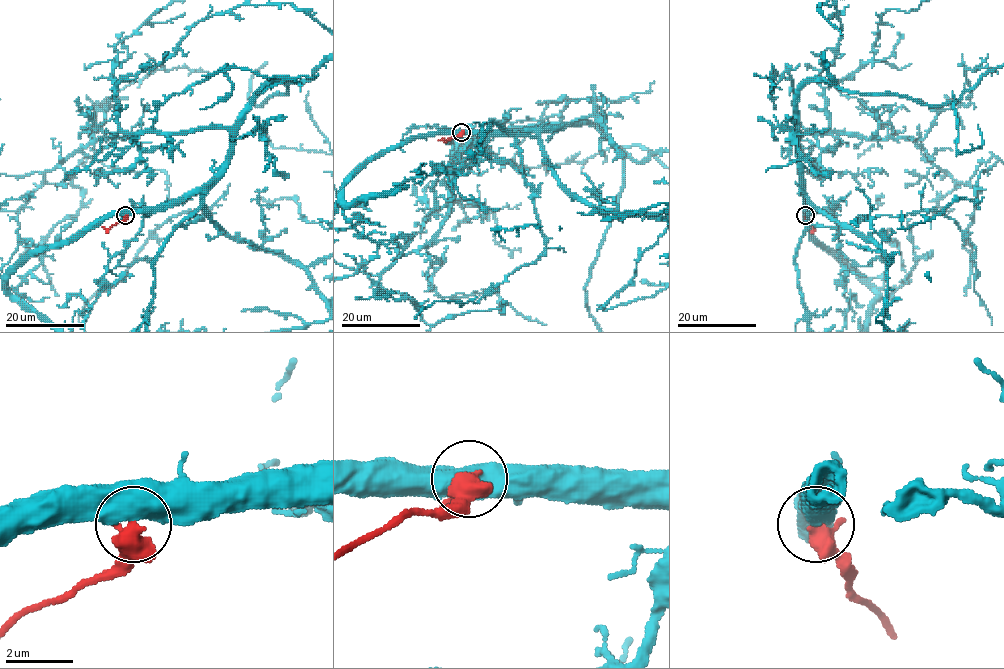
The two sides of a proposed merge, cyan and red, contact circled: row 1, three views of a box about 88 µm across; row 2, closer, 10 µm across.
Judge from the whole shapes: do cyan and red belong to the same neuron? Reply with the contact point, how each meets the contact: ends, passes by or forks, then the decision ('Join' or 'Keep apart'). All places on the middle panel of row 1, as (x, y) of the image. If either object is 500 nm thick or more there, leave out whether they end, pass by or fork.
Place: (461, 132). Keep apart

